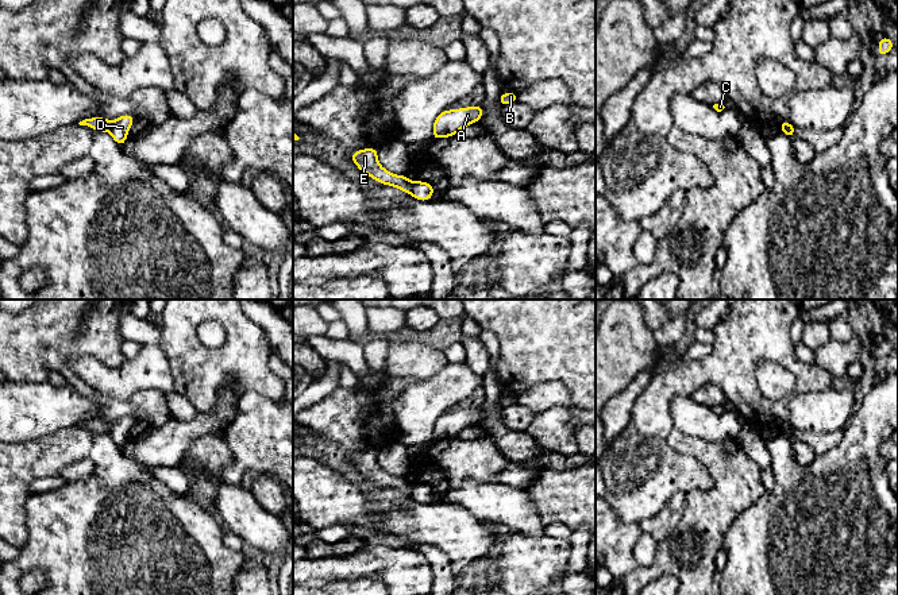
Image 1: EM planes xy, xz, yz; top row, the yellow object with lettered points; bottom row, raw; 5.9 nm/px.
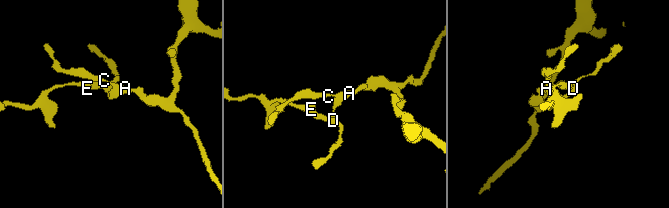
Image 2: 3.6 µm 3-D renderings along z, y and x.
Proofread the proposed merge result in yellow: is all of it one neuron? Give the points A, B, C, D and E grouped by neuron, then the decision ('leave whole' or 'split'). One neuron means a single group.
A B C D / E; split

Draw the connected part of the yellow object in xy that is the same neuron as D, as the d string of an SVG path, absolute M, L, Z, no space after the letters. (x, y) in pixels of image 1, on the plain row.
M123 417L116 422L111 424L109 436L113 443L122 449L128 438L128 432L135 424L132 417Z

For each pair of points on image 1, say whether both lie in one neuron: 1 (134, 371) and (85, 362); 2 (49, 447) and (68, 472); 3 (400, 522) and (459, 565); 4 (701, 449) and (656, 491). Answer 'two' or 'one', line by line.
1: one
2: two
3: one
4: two

